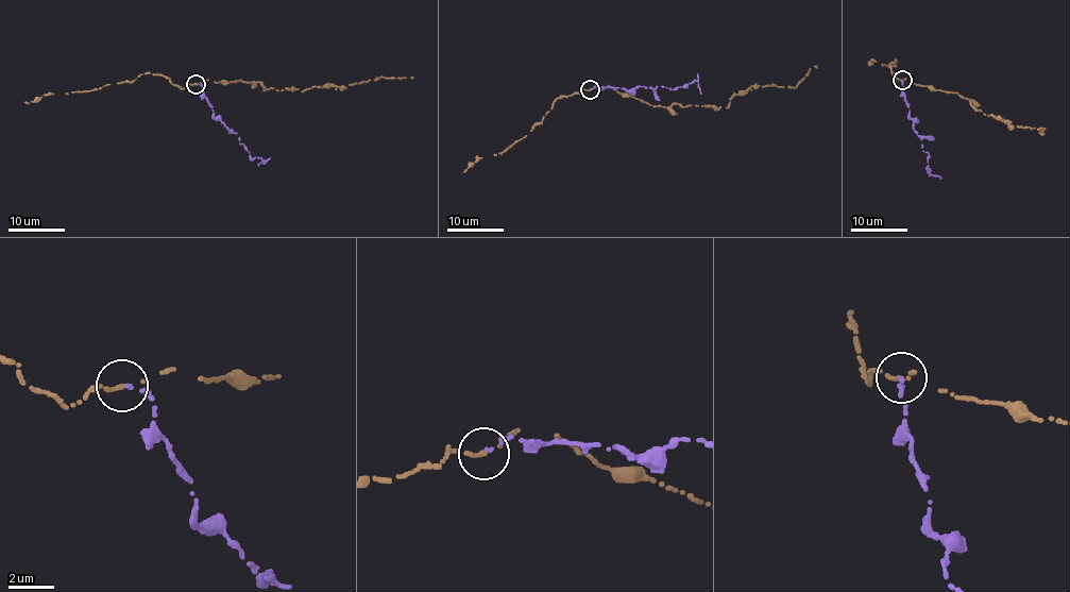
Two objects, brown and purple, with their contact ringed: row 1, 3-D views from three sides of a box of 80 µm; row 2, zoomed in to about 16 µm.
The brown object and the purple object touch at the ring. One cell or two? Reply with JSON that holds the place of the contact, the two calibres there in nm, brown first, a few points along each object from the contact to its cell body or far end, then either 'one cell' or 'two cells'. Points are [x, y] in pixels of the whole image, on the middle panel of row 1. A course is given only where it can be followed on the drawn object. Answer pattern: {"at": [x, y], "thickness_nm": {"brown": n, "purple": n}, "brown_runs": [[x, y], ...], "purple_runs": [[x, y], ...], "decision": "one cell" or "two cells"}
{"at": [590, 89], "thickness_nm": {"brown": 200, "purple": 140}, "brown_runs": [[590, 89], [608, 85], [665, 107], [674, 103], [726, 107], [750, 85], [796, 87], [817, 68]], "purple_runs": [[591, 89], [597, 85], [627, 89], [657, 86], [675, 90], [697, 81], [701, 94]], "decision": "two cells"}

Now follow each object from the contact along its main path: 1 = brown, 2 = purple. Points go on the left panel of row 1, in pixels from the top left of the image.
1: (196, 83), (240, 80), (261, 83), (267, 89), (302, 90), (381, 77), (412, 78)
2: (197, 83), (213, 107), (215, 118), (237, 133), (252, 157), (264, 162), (258, 165)

